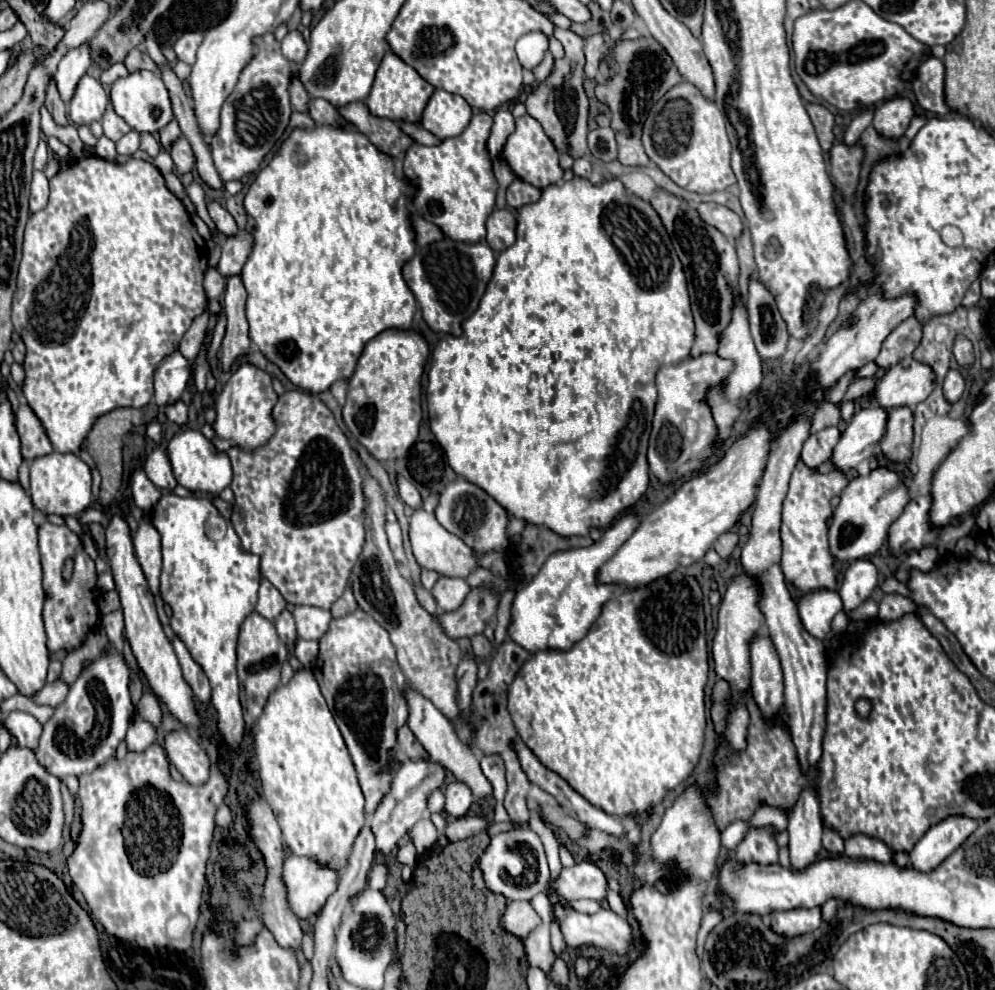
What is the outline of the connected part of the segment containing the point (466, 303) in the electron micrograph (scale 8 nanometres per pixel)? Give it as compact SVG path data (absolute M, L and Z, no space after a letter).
M449 238L437 240L429 246L423 246L417 250L417 254L405 264L403 268L403 278L407 282L407 286L411 288L411 292L415 294L417 304L421 306L423 312L423 320L427 322L427 326L435 332L447 332L453 336L461 336L461 324L477 310L477 304L487 288L487 282L491 280L495 268L495 254L489 246L485 244L455 244Z

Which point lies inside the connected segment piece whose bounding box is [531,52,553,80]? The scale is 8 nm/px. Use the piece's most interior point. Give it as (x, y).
(542, 71)

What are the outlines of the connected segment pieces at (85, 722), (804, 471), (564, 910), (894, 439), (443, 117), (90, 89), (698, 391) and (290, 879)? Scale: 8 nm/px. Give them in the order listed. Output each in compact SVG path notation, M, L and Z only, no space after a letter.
M107 650L71 684L65 702L55 708L53 718L43 726L41 740L33 754L37 756L37 762L57 778L91 774L97 766L115 756L133 714L135 708L129 696L129 668L119 654Z
M801 460L797 462L787 498L783 502L783 522L781 522L781 540L783 540L783 556L781 568L787 582L791 582L799 592L815 592L815 590L835 590L837 578L833 572L833 556L827 546L827 522L833 518L831 498L839 496L845 490L845 484L859 476L853 472L829 472L819 474L817 470L805 466Z
M561 902L551 906L551 916L559 922L563 940L569 948L581 948L581 946L595 946L595 948L605 948L617 954L627 954L631 948L631 930L629 922L621 916L617 916L611 910L599 910L595 914L583 914L573 910L571 906L563 906Z
M907 406L891 410L887 420L887 432L881 440L881 450L885 452L891 450L891 462L907 464L911 460L911 444L913 444L913 410Z
M435 90L427 108L423 110L421 126L437 138L459 136L471 120L471 106L457 94Z
M85 74L75 88L73 98L69 100L69 118L81 126L91 124L95 120L103 118L103 112L107 108L109 94L103 90L101 82L89 74Z
M701 354L687 358L677 366L663 366L657 372L657 406L653 418L653 430L649 440L649 468L661 482L673 482L703 468L703 462L717 454L713 442L717 438L717 426L711 416L711 408L705 402L709 388L721 386L727 374L733 370L733 362L719 358L717 354Z
M291 854L283 864L283 880L293 914L305 920L319 914L325 900L337 890L339 872L313 858Z

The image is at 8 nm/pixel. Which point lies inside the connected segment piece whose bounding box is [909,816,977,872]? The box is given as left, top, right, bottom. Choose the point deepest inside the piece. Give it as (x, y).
(940, 841)

